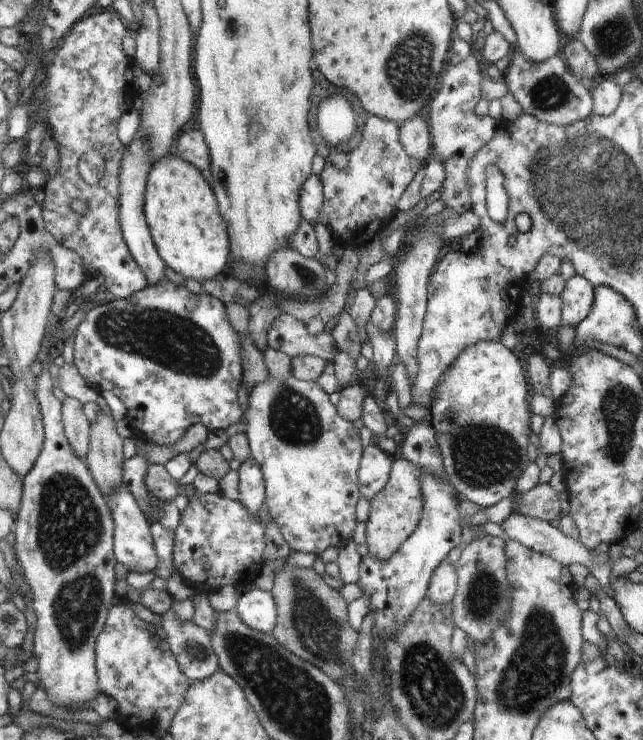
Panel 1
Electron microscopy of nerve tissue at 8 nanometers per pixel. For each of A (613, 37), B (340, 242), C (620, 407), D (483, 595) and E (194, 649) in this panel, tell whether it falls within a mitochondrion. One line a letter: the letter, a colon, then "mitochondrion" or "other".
A: mitochondrion
B: other
C: mitochondrion
D: mitochondrion
E: mitochondrion

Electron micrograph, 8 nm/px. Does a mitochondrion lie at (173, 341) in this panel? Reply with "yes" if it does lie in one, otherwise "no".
yes

